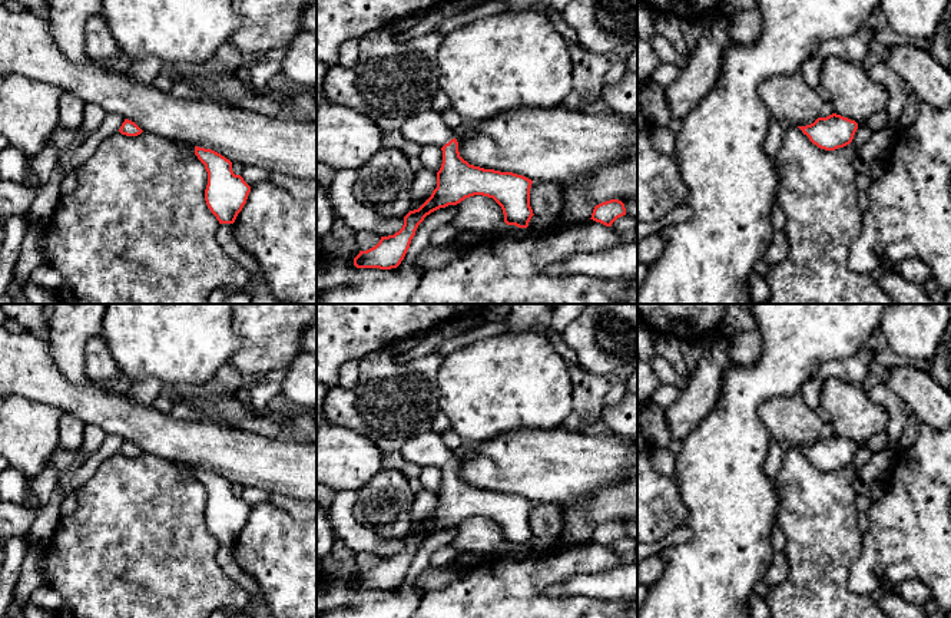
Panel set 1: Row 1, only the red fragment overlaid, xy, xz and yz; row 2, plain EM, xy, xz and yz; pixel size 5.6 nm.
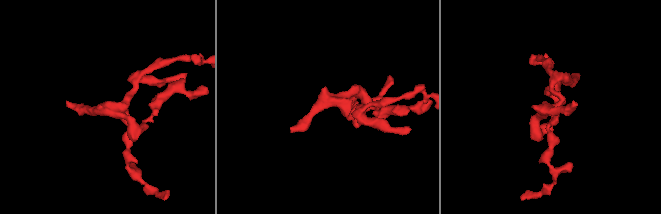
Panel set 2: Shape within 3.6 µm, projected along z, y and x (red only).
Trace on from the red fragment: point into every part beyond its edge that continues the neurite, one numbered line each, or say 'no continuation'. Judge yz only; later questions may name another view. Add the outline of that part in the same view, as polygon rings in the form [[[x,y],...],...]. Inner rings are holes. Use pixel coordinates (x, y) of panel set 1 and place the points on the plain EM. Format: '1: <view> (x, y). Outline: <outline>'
no continuation

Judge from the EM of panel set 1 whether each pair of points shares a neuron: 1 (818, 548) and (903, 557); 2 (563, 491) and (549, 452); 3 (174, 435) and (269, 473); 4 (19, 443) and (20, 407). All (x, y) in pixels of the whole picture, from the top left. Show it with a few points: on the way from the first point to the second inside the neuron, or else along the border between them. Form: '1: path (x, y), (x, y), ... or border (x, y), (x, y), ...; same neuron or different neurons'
1: border (862, 535), (862, 552), (850, 568), (847, 582); different neurons
2: path (563, 481), (563, 471), (554, 462); same neuron
3: path (198, 443), (221, 448), (245, 458); same neuron
4: path (20, 435), (20, 416); same neuron

